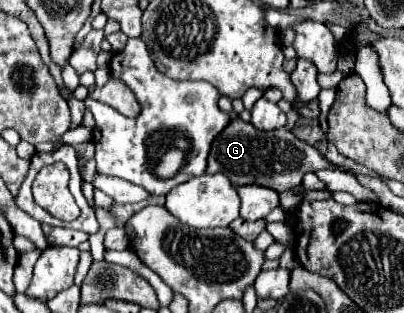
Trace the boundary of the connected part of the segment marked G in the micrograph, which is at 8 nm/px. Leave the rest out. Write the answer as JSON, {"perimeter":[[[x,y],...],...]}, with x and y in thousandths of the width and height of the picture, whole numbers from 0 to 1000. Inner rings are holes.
{"perimeter":[[[579,377],[559,415],[550,415],[520,479],[515,498],[515,556],[550,550],[569,569],[579,594],[604,588],[639,588],[673,601],[683,613],[733,601],[748,581],[748,562],[757,550],[782,550],[797,537],[832,537],[807,518],[807,505],[757,454],[738,447],[718,415],[688,409],[673,422],[649,422],[629,409],[619,390],[604,390],[599,377]]]}

